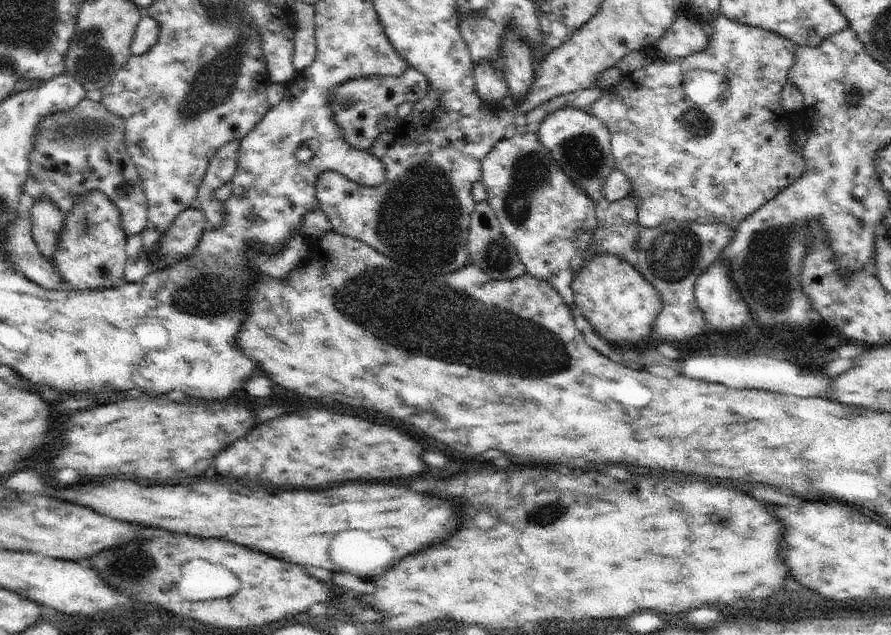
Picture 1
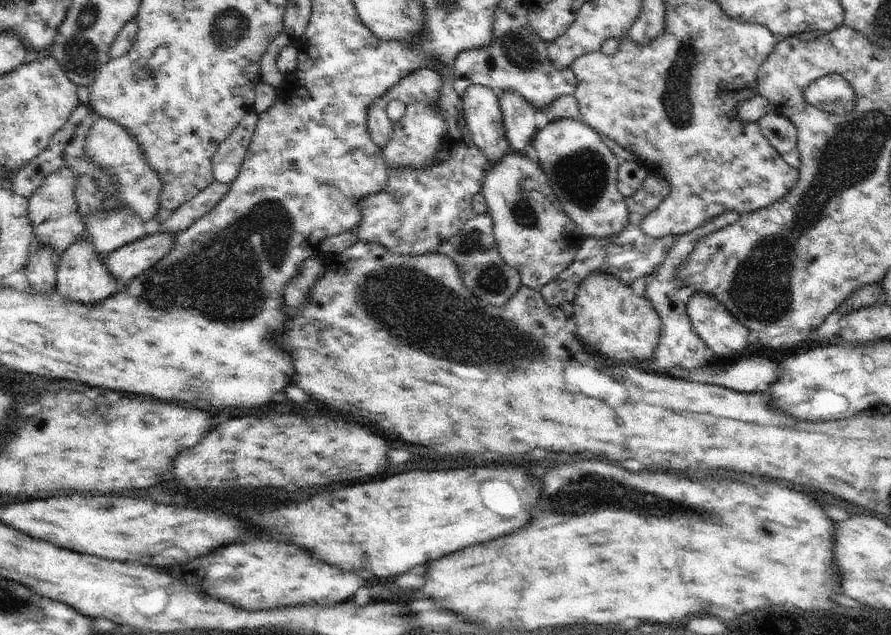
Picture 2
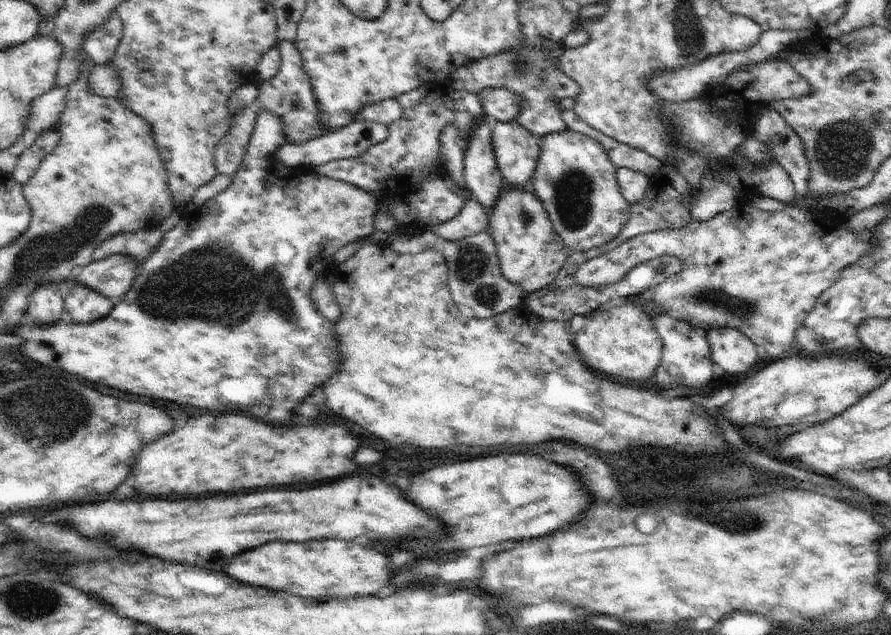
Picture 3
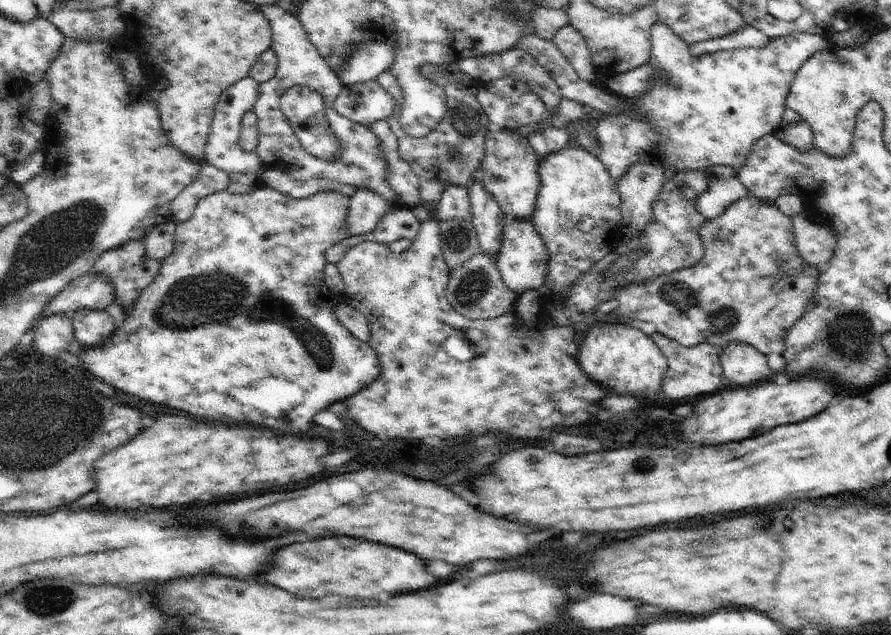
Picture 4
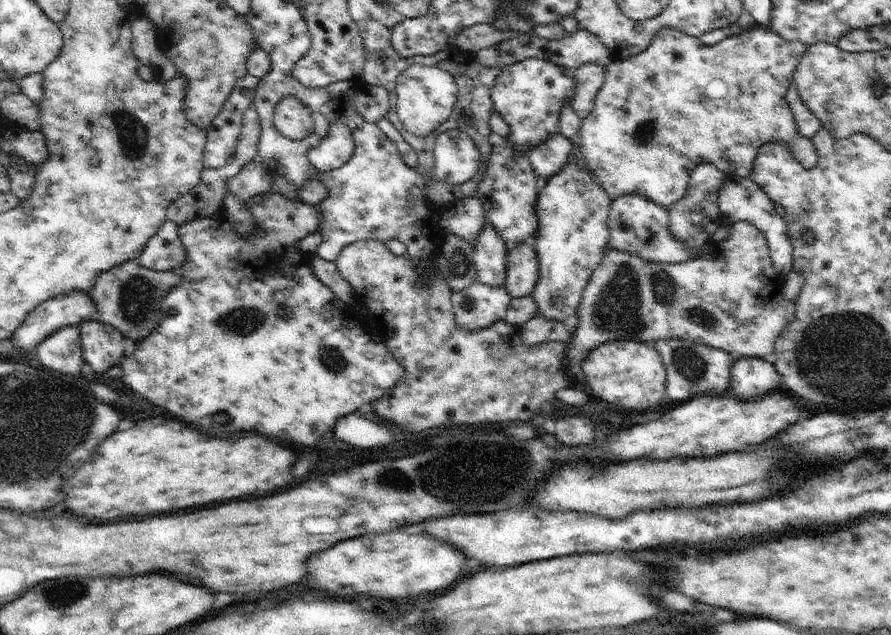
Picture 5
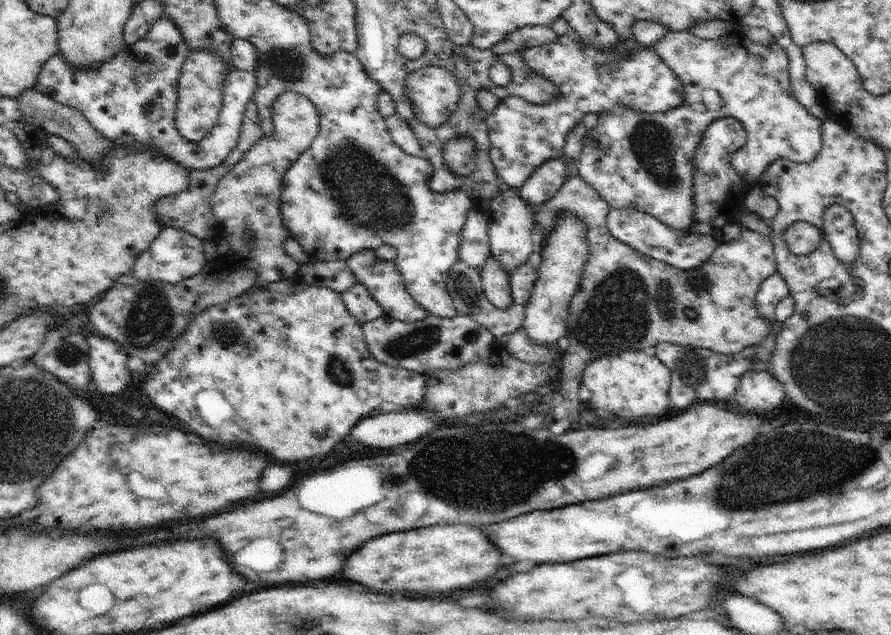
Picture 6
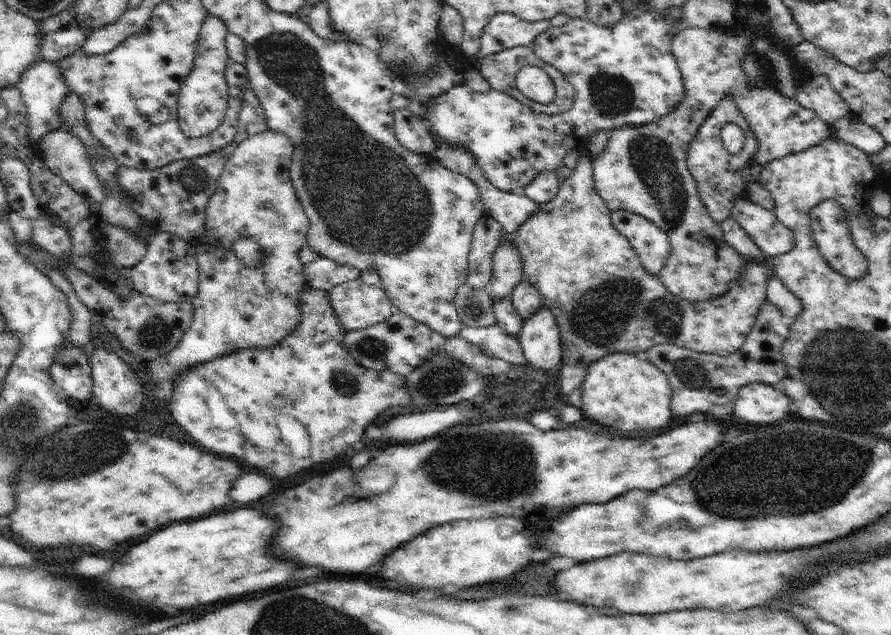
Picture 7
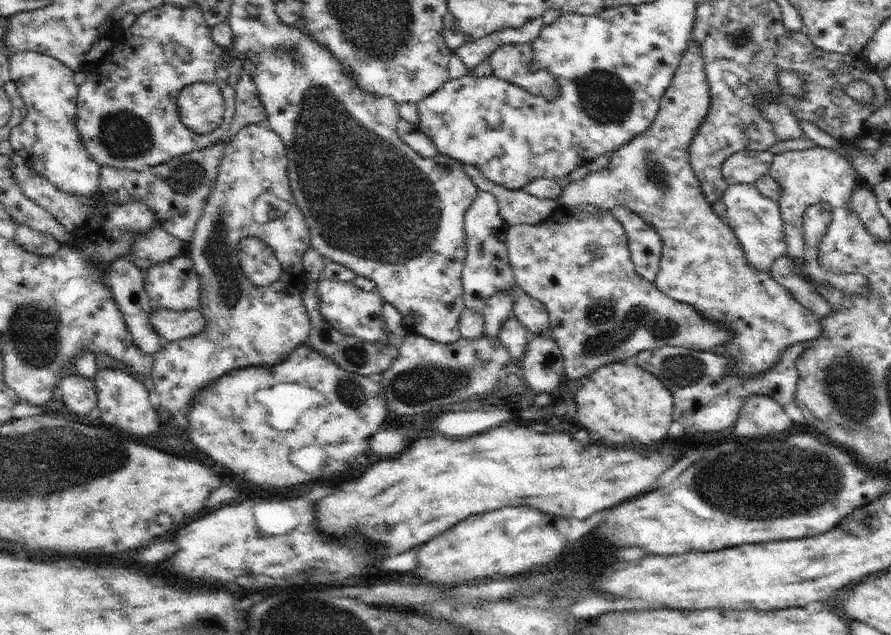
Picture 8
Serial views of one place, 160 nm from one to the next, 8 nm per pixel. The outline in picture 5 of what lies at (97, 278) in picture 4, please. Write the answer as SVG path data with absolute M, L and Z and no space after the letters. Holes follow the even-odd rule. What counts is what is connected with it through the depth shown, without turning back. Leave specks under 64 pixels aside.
M72 291L58 295L37 306L10 340L14 340L19 350L34 350L46 336L62 327L78 326L82 321L90 320L94 312L95 302L89 292Z

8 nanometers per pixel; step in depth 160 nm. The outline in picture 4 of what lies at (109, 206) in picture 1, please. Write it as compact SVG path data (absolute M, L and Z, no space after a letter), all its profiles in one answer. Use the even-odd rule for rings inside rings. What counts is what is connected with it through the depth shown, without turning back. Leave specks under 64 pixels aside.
M82 309L71 315L75 342L83 347L100 344L114 332L116 325L108 311Z

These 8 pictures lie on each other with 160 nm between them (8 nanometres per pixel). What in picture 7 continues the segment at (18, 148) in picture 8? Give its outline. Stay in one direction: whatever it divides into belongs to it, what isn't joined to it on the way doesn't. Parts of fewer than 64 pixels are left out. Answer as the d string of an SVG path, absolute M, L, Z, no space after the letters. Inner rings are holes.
M40 60L22 73L21 79L15 86L22 95L22 100L27 104L29 112L29 141L31 146L50 131L63 129L63 120L60 118L59 108L70 92L69 84L65 82L58 64Z

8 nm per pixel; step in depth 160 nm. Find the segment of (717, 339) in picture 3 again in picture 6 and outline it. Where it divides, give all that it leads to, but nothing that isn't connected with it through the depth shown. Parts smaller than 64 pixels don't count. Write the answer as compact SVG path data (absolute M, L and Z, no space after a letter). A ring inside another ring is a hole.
M749 371L741 376L734 400L748 412L770 414L787 397L783 385L768 371Z

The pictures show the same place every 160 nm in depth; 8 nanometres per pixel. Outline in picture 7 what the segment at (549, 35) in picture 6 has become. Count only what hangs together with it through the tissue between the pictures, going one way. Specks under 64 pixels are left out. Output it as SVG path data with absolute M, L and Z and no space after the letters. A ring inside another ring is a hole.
M499 13L492 17L486 28L484 28L478 42L481 47L476 59L502 52L504 49L511 49L518 45L530 46L540 33L551 27L553 27L551 20L528 22L513 14Z

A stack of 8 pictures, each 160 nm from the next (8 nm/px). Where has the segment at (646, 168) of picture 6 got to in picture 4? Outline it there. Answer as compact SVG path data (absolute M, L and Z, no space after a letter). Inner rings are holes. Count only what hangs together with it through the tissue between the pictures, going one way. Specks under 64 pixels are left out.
M658 23L652 27L651 30L651 57L649 62L651 65L658 67L659 74L655 75L657 78L657 84L651 85L651 88L647 90L646 95L639 99L627 99L622 98L630 103L634 103L637 108L630 109L622 116L616 116L611 114L602 113L596 120L589 122L589 126L598 135L601 140L602 148L601 151L596 155L606 166L610 173L610 176L618 182L622 175L630 168L631 164L637 163L638 161L646 161L647 163L658 162L663 168L663 164L668 161L671 164L670 169L664 169L666 172L666 178L669 179L670 176L680 174L680 172L691 171L698 169L704 172L708 167L713 167L716 165L732 167L738 170L750 155L751 148L753 144L760 140L764 135L772 133L774 128L778 126L781 122L783 112L786 106L786 97L789 95L789 90L791 89L792 83L794 82L795 76L797 75L797 70L806 62L807 58L810 58L815 52L821 51L822 49L832 46L830 44L827 36L824 35L813 35L810 33L794 33L793 35L786 35L785 37L780 37L777 39L771 39L771 41L766 44L766 46L761 49L755 48L739 48L730 49L729 51L718 51L715 53L710 53L709 55L704 55L701 57L692 56L690 50L690 45L686 41L683 41L679 36L674 34L671 28L668 28L665 24Z

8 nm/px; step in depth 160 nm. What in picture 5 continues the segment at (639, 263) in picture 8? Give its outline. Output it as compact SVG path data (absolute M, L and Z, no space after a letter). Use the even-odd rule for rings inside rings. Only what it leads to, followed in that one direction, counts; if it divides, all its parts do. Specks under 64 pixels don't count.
M638 193L622 195L612 201L608 226L611 232L609 246L612 249L641 258L649 263L679 263L701 255L705 249L690 249L678 242L669 231L669 214L666 207Z

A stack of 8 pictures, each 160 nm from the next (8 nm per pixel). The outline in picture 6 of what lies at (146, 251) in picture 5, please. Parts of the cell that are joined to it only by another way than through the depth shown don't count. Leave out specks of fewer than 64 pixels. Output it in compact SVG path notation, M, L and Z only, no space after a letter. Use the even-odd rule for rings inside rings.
M163 227L147 252L139 256L132 274L144 282L169 282L176 284L197 275L204 266L203 241L179 229Z

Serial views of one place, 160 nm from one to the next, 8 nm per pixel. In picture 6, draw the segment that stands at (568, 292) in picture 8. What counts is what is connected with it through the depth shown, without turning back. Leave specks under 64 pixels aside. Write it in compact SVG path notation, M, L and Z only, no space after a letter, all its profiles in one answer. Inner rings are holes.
M580 176L568 178L560 191L542 210L534 212L534 222L537 226L535 238L537 247L546 244L550 232L554 232L558 220L564 215L576 216L586 223L586 244L588 244L588 260L580 274L580 285L574 298L570 300L568 320L566 320L566 337L570 338L568 350L561 356L562 386L560 387L561 403L551 420L570 418L571 426L576 427L580 421L580 403L578 391L583 378L584 370L598 358L606 355L616 355L620 352L644 351L648 347L656 347L660 343L690 346L693 349L707 349L717 354L734 355L743 352L746 348L760 345L771 334L771 323L760 315L756 305L756 296L761 285L777 272L773 245L768 237L752 232L742 227L742 238L732 242L719 244L709 260L701 265L700 274L708 276L710 284L706 290L698 292L688 280L688 272L643 256L628 244L616 240L607 226L607 215L610 208L598 192L586 184Z

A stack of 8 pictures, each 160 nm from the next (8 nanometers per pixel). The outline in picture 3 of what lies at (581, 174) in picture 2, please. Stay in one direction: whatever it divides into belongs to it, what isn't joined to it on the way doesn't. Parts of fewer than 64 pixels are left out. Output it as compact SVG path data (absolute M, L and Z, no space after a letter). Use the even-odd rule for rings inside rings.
M567 128L565 131L550 133L541 138L541 153L531 186L544 203L555 231L571 254L574 251L587 251L604 246L614 240L628 224L631 204L622 196L617 181L617 170L617 166L610 160L604 147L585 134Z

